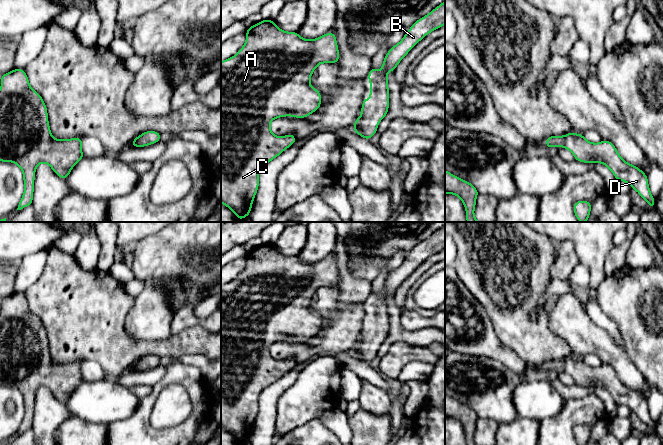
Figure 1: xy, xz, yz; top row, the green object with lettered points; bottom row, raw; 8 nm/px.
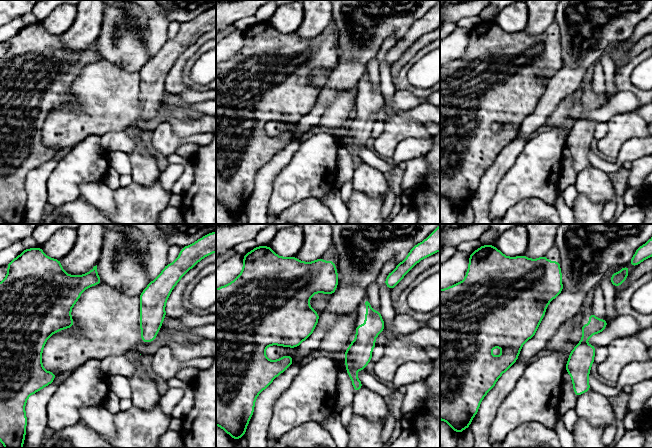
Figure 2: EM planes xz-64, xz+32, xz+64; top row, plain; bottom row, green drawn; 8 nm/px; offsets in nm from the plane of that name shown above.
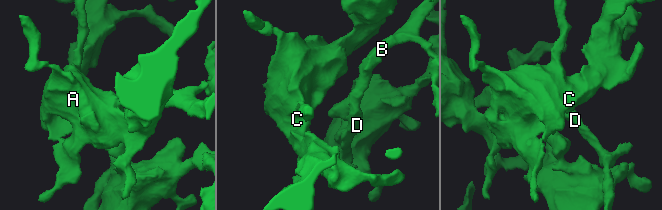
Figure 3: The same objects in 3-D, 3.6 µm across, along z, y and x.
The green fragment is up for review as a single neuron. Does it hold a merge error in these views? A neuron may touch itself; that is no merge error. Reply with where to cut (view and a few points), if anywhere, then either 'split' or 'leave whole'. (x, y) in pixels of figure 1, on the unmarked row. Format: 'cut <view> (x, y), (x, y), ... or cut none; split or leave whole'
cut none; leave whole

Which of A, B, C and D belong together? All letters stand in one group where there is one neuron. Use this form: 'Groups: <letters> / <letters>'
Groups: A B C D

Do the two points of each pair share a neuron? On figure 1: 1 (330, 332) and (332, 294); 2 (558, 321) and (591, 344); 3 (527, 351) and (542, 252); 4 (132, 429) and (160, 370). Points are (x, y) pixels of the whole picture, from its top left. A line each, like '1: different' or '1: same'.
1: same
2: same
3: same
4: different

